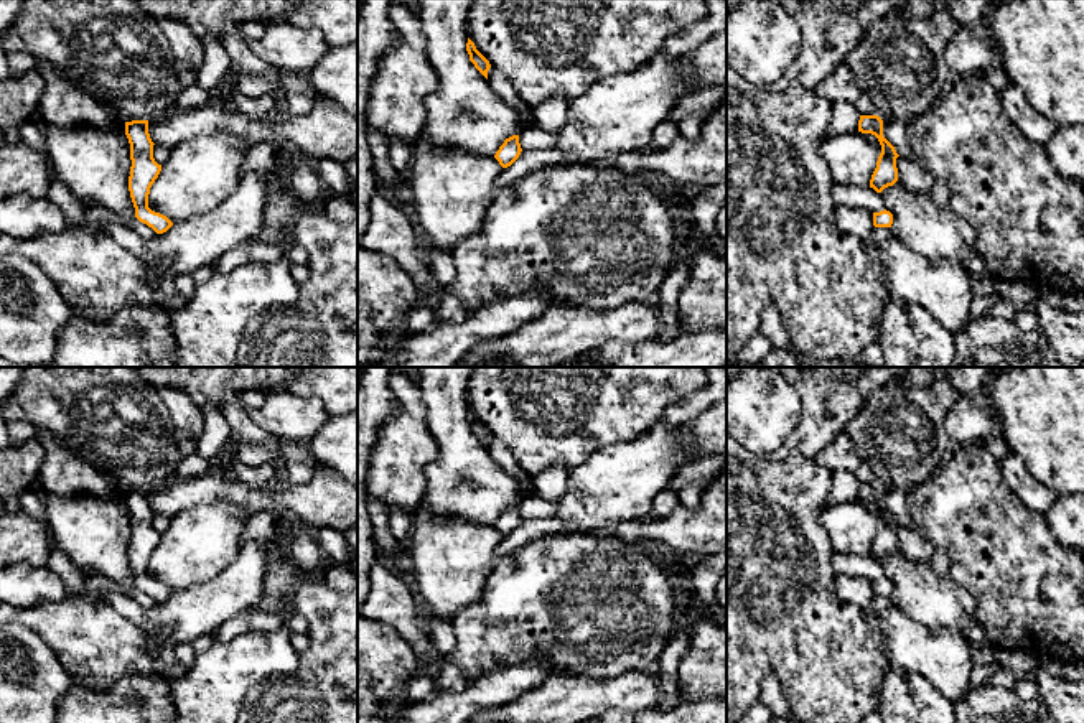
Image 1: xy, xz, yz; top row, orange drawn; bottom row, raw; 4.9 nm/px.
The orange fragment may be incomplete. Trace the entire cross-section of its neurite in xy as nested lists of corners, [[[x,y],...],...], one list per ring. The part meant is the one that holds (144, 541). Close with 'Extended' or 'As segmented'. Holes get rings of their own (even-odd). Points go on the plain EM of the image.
[[[148,489],[125,491],[125,504],[130,512],[128,560],[135,576],[135,586],[152,596],[157,603],[166,601],[173,591],[148,576],[150,557],[161,540],[153,527],[153,511],[148,502]]]. As segmented

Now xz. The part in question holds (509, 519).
[[[512,504],[504,509],[504,512],[496,520],[494,527],[502,537],[511,535],[521,524],[522,517],[519,512],[519,504]]]. As segmented

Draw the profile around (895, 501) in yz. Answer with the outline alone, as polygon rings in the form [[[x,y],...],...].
[[[883,489],[883,506],[895,515],[899,525],[911,529],[911,512],[904,492]]]

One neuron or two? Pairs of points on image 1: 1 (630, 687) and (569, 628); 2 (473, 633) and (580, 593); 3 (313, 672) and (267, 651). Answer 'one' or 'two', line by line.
1: two
2: one
3: two

